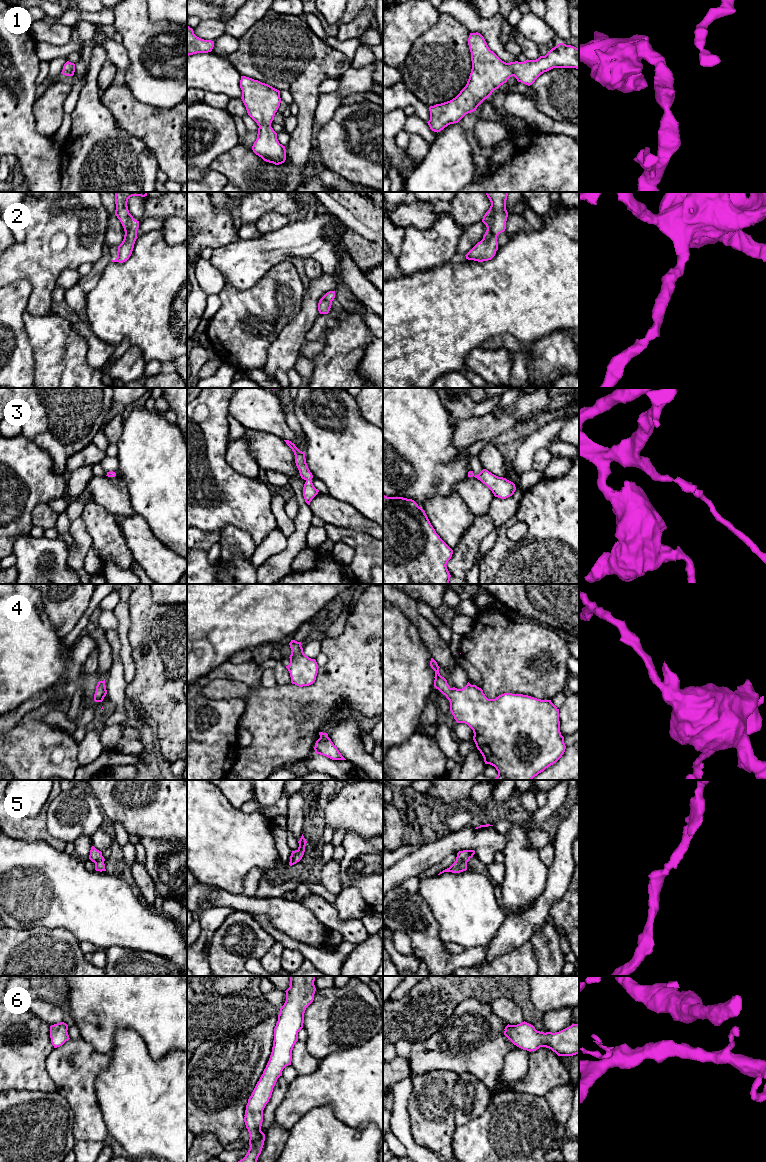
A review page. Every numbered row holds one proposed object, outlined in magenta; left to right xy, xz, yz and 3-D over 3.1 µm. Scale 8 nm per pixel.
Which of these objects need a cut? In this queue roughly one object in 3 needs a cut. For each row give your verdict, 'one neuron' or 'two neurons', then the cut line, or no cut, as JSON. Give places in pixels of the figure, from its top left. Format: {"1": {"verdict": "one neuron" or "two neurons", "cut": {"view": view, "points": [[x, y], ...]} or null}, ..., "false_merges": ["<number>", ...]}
{"1": {"verdict": "one neuron", "cut": null}, "2": {"verdict": "one neuron", "cut": null}, "3": {"verdict": "one neuron", "cut": null}, "4": {"verdict": "one neuron", "cut": null}, "5": {"verdict": "one neuron", "cut": null}, "6": {"verdict": "one neuron", "cut": null}, "false_merges": []}

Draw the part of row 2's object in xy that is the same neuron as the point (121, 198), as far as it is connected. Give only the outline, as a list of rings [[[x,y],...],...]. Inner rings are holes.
[[[115,192],[115,215],[120,220],[124,231],[124,239],[118,246],[117,258],[112,262],[123,263],[129,259],[132,254],[134,244],[137,237],[137,230],[139,228],[139,221],[135,220],[129,213],[127,202],[132,196],[147,196],[147,192]]]

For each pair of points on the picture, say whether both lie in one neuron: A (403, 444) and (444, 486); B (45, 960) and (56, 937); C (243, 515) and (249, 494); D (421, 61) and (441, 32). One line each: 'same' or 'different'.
A: same
B: same
C: same
D: same

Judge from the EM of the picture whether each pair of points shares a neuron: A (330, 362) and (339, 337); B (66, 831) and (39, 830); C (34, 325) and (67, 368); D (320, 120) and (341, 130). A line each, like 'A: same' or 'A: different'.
A: same
B: different
C: same
D: different

